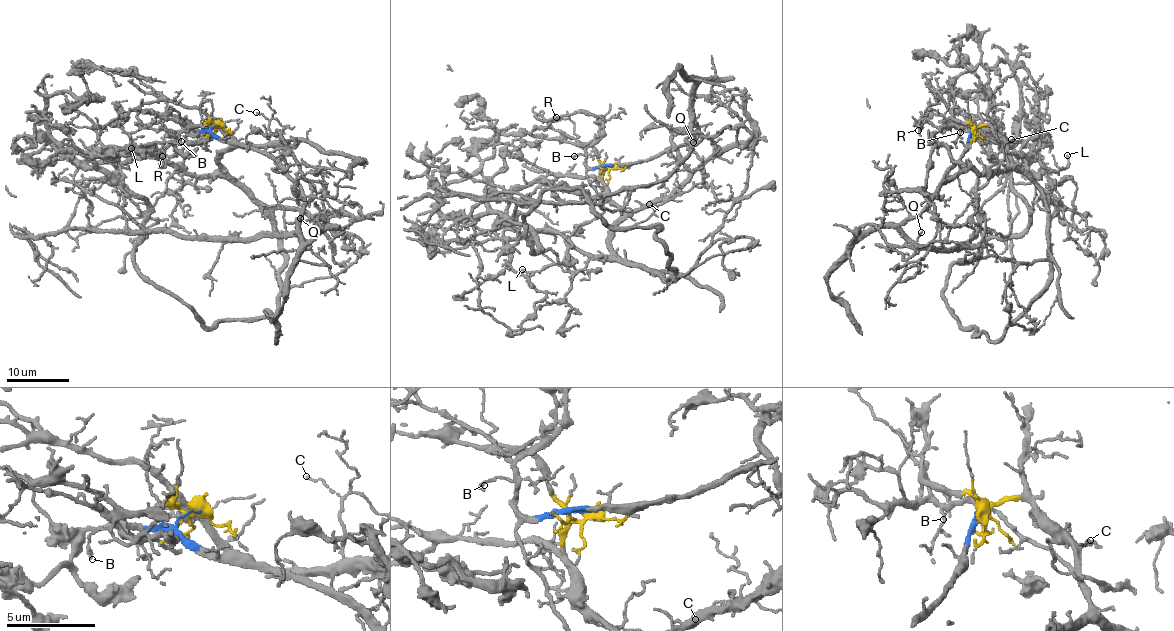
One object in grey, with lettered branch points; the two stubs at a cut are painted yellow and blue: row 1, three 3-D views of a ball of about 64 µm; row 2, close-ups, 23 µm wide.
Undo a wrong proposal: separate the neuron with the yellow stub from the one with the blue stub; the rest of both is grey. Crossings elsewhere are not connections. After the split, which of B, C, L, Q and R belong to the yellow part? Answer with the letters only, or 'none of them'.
C

